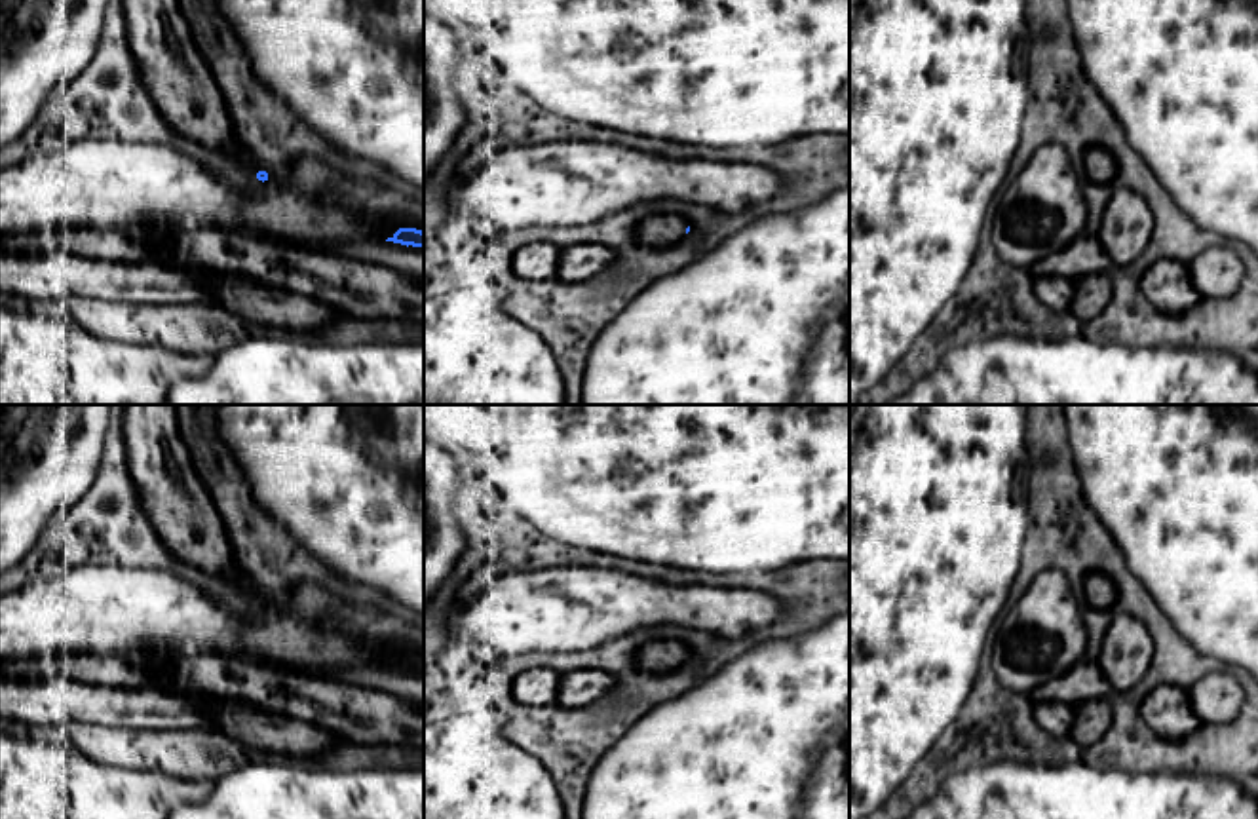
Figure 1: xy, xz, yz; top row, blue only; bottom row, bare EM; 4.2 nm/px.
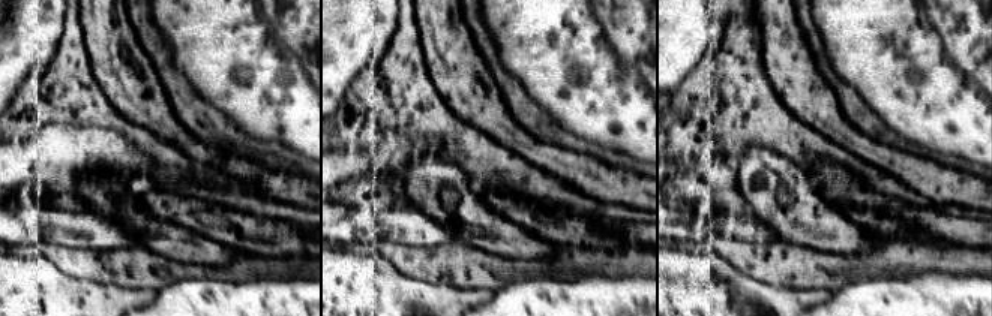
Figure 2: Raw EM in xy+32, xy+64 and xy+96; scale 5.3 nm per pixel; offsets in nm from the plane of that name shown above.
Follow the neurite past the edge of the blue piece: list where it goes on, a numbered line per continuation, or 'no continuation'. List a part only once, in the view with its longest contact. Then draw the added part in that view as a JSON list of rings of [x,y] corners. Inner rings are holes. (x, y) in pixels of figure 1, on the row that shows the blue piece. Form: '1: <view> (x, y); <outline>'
1: xz (664, 228); [[[659,213],[642,219],[635,226],[637,241],[644,245],[671,245],[686,238],[688,222],[680,215]]]

